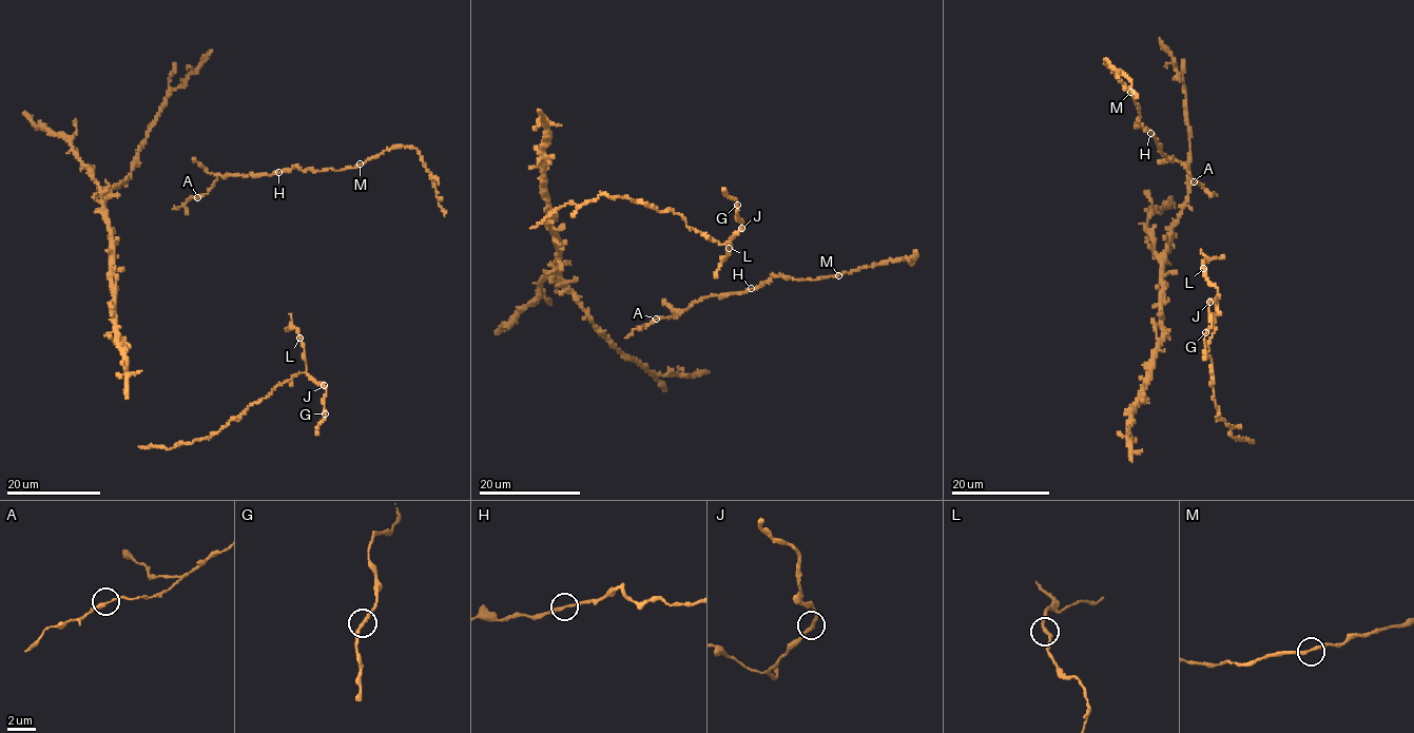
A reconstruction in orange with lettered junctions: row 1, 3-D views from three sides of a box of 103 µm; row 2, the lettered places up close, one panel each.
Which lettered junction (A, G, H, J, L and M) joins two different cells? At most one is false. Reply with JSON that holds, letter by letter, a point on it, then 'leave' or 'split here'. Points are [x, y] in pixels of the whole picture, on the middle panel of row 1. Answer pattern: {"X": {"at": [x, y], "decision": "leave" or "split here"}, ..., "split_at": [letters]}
{"A": {"at": [656, 319], "decision": "leave"}, "G": {"at": [737, 205], "decision": "leave"}, "H": {"at": [751, 288], "decision": "leave"}, "J": {"at": [741, 228], "decision": "leave"}, "L": {"at": [729, 248], "decision": "leave"}, "M": {"at": [838, 275], "decision": "leave"}, "split_at": []}

